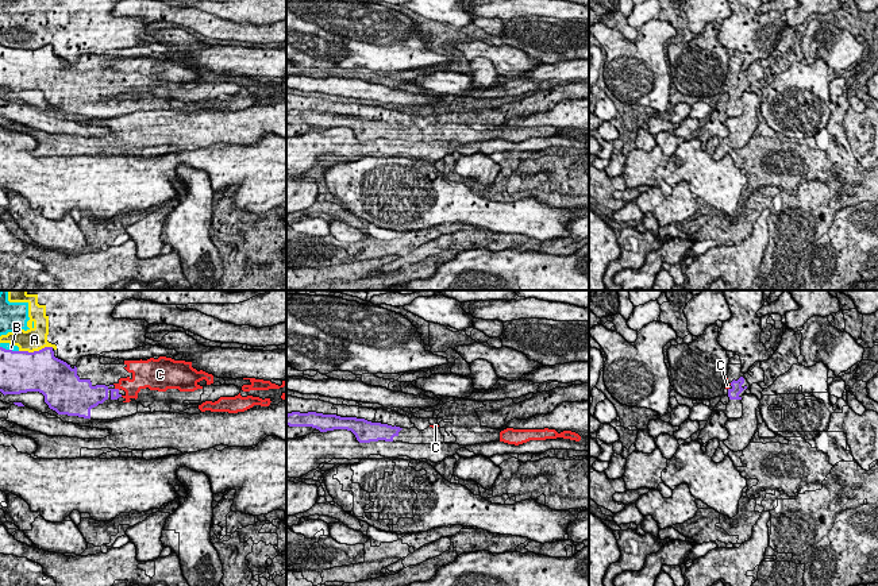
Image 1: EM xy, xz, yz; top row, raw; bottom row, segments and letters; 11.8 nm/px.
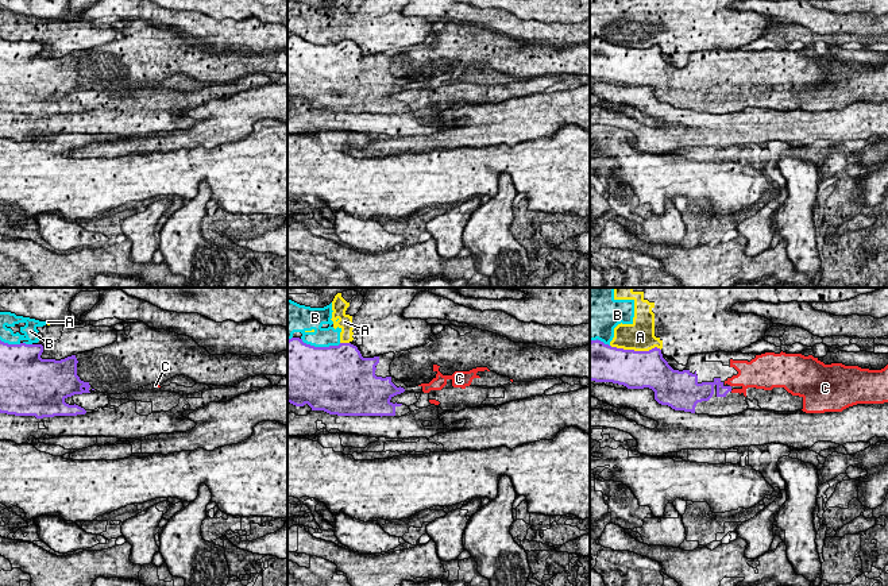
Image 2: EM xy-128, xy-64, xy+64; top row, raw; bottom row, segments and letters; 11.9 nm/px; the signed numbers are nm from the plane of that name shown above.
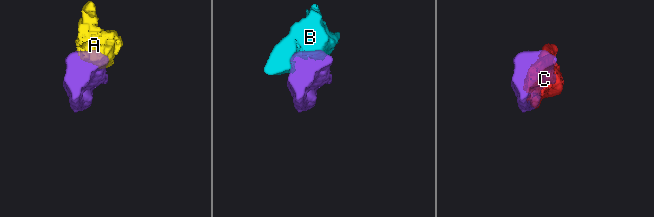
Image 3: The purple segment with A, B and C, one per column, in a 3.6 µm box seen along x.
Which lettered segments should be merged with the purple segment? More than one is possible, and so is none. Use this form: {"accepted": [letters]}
{"accepted": ["C"]}

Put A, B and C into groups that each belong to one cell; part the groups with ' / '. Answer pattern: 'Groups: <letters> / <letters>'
Groups: A B / C

